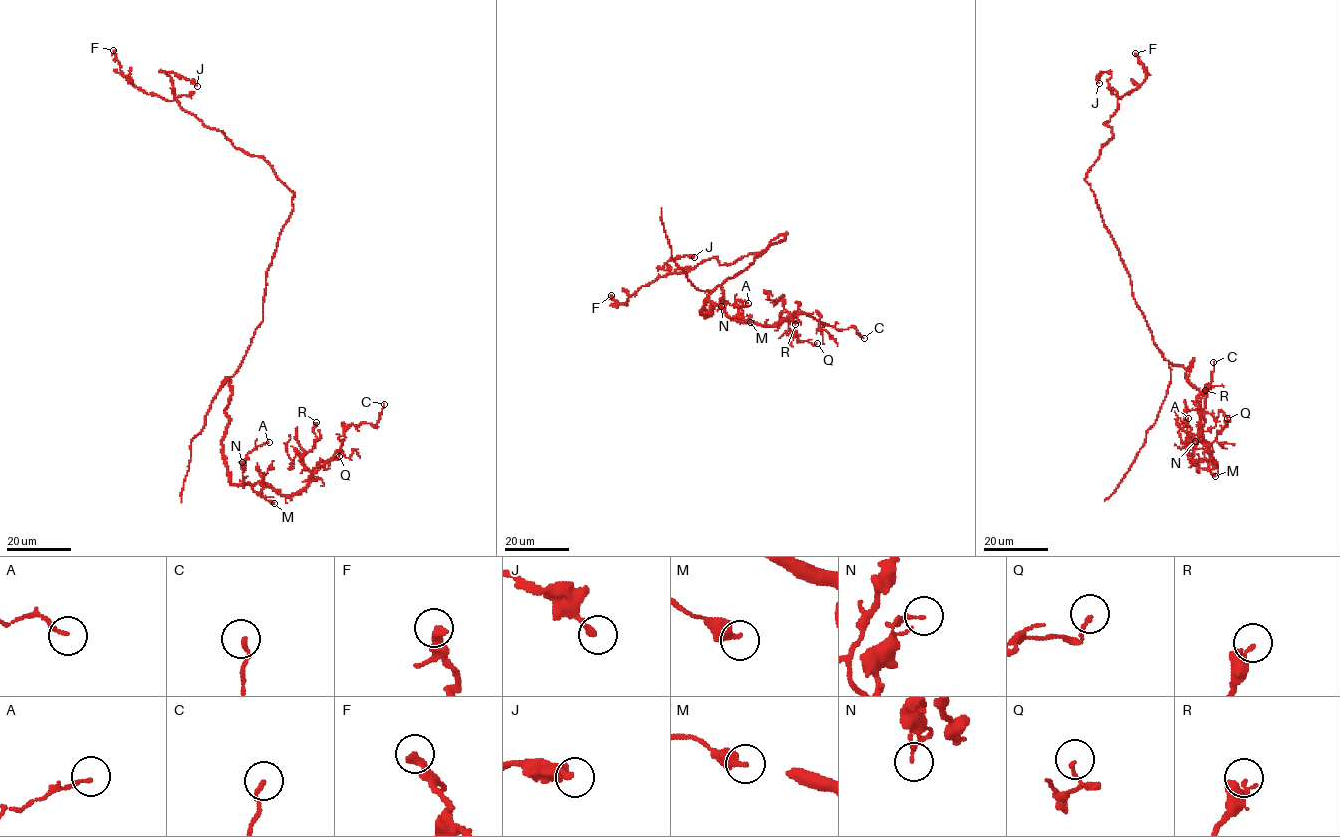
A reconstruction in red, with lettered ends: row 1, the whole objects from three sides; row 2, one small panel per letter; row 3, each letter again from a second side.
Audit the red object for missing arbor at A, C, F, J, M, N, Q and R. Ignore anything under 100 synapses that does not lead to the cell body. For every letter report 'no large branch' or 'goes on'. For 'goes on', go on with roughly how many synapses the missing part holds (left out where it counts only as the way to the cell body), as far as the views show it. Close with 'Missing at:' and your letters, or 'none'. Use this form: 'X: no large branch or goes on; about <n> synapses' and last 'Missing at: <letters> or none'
A: no large branch
C: no large branch
F: no large branch
J: no large branch
M: no large branch
N: no large branch
Q: no large branch
R: no large branch
Missing at: none

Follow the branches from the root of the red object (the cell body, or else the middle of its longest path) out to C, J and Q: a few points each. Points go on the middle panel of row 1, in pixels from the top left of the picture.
C: (738, 273), (708, 295), (706, 316), (708, 300), (733, 319), (777, 326), (808, 314), (864, 338)
J: (738, 273), (787, 233), (730, 264), (720, 264), (713, 257), (679, 273), (664, 268), (672, 259), (694, 257)
Q: (738, 273), (702, 314), (708, 300), (733, 319), (788, 320), (817, 343)

